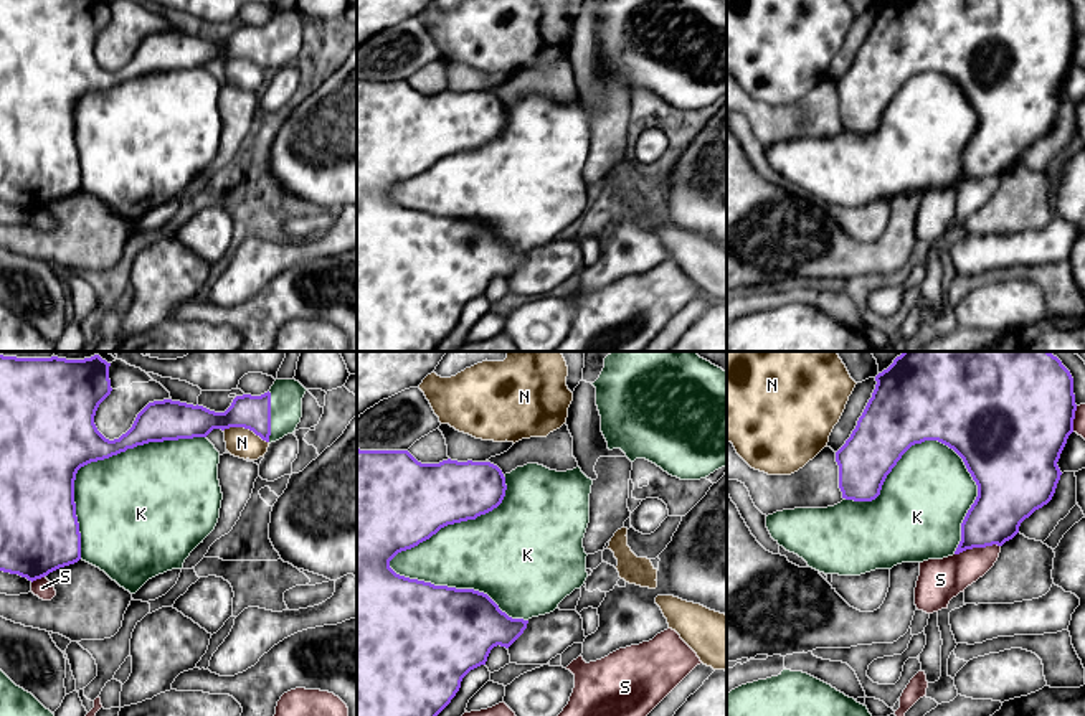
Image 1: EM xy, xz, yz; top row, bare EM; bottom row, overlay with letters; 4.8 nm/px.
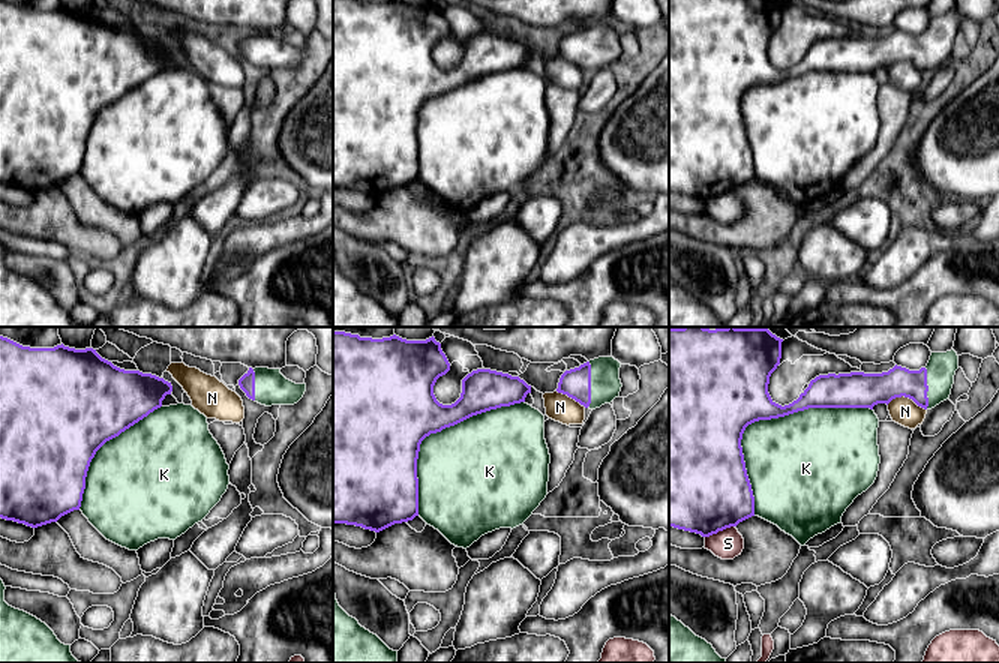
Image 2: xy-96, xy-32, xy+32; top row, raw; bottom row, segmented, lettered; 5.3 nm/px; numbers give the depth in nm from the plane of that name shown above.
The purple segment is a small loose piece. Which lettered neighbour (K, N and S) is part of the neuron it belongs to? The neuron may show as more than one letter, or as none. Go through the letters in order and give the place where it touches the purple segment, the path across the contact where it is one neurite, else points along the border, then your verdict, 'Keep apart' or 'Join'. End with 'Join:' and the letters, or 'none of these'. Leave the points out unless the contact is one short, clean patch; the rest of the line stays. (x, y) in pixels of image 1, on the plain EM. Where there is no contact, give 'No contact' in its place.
K: Touches purple at xz (454, 218). Join
N: Touches purple at xy (246, 58). Boundary: xy (223, 60), (248, 58), (268, 73). Keep apart
S: Touches purple at yz (976, 177). Keep apart
Join: K

